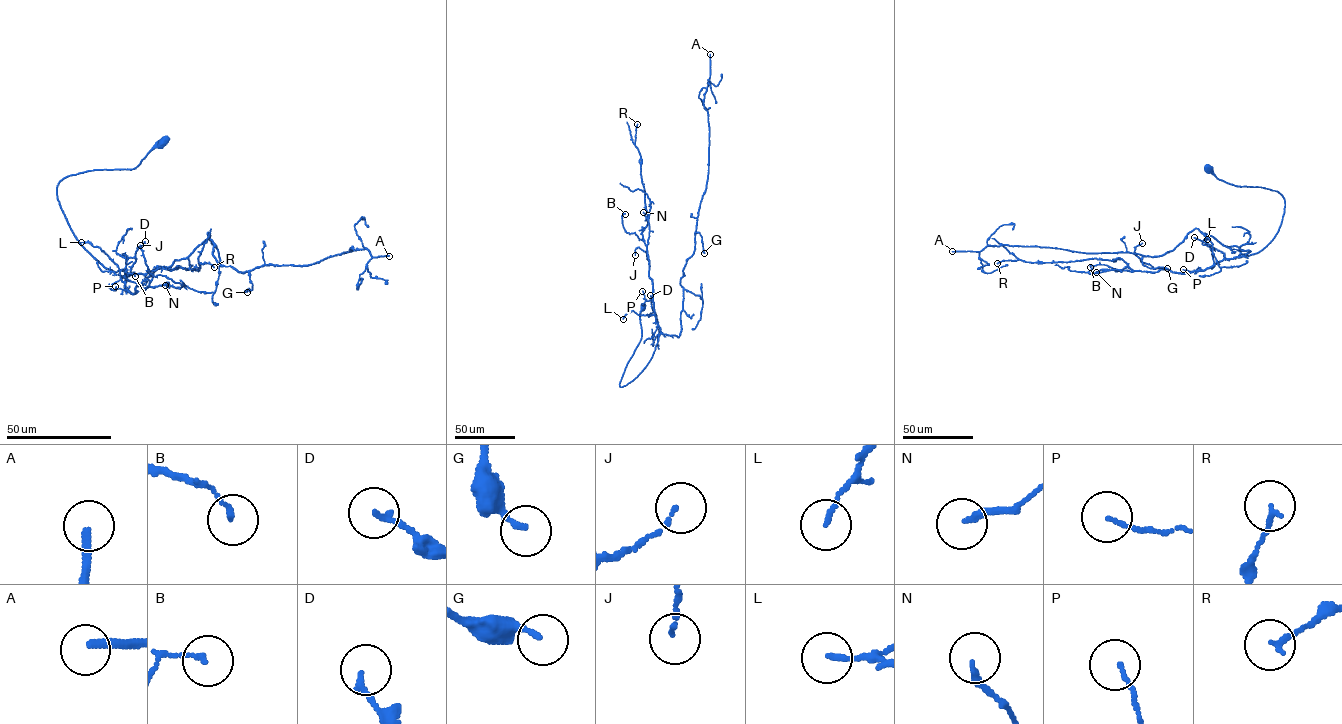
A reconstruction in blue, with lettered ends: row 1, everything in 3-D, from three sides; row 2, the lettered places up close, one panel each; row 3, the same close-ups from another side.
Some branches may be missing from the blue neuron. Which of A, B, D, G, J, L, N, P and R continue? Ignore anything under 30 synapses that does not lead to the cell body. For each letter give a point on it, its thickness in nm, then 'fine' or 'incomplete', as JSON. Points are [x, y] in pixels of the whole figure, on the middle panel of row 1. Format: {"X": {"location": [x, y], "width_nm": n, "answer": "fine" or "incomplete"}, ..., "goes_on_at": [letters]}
{"A": {"location": [710, 54], "width_nm": 170, "answer": "incomplete"}, "B": {"location": [625, 214], "width_nm": 130, "answer": "fine"}, "D": {"location": [650, 295], "width_nm": 150, "answer": "fine"}, "G": {"location": [704, 253], "width_nm": 180, "answer": "fine"}, "J": {"location": [635, 255], "width_nm": 110, "answer": "fine"}, "L": {"location": [623, 319], "width_nm": 130, "answer": "fine"}, "N": {"location": [643, 212], "width_nm": 180, "answer": "fine"}, "P": {"location": [642, 291], "width_nm": 100, "answer": "fine"}, "R": {"location": [637, 124], "width_nm": 130, "answer": "fine"}, "goes_on_at": ["A"]}

